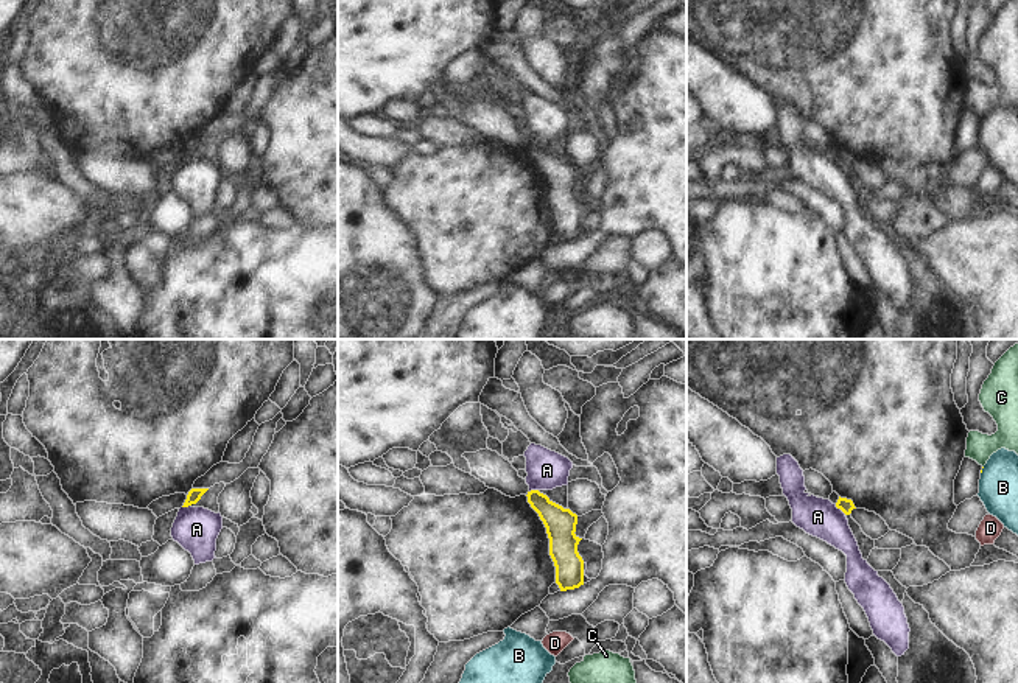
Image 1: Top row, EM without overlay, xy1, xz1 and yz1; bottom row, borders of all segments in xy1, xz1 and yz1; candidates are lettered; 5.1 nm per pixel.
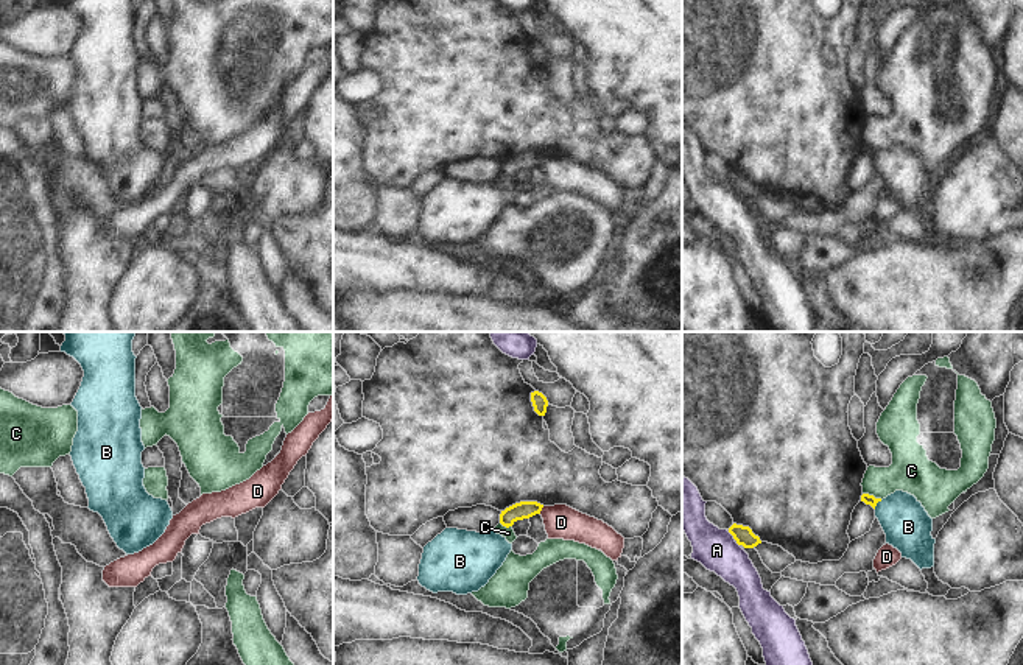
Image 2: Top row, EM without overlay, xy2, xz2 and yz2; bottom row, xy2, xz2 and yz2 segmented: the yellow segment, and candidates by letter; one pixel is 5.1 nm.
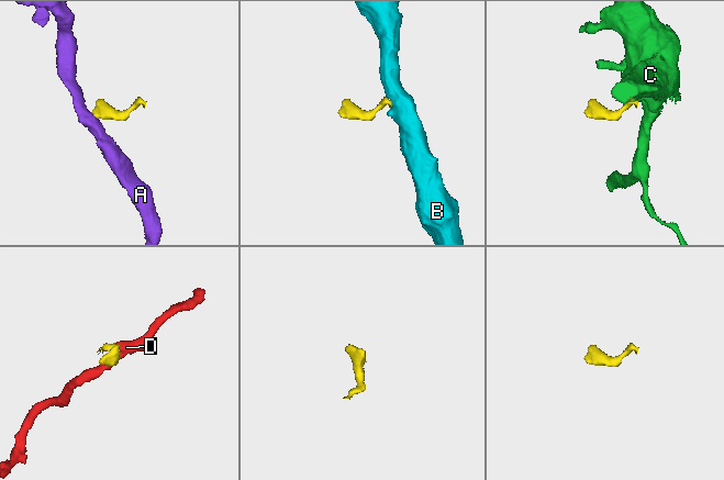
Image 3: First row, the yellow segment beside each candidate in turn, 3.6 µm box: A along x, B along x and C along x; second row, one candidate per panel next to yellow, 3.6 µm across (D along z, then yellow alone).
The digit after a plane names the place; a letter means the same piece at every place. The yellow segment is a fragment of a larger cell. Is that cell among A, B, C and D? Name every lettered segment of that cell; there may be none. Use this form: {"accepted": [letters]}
{"accepted": ["B"]}

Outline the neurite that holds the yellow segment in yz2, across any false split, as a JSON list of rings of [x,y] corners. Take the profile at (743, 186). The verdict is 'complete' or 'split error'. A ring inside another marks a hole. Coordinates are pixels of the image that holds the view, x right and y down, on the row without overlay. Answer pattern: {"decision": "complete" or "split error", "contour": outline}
{"decision": "complete", "contour": [[[733,174],[729,179],[729,184],[733,187],[736,195],[743,196],[744,199],[754,199],[761,195],[760,188],[755,187],[749,178]]]}

